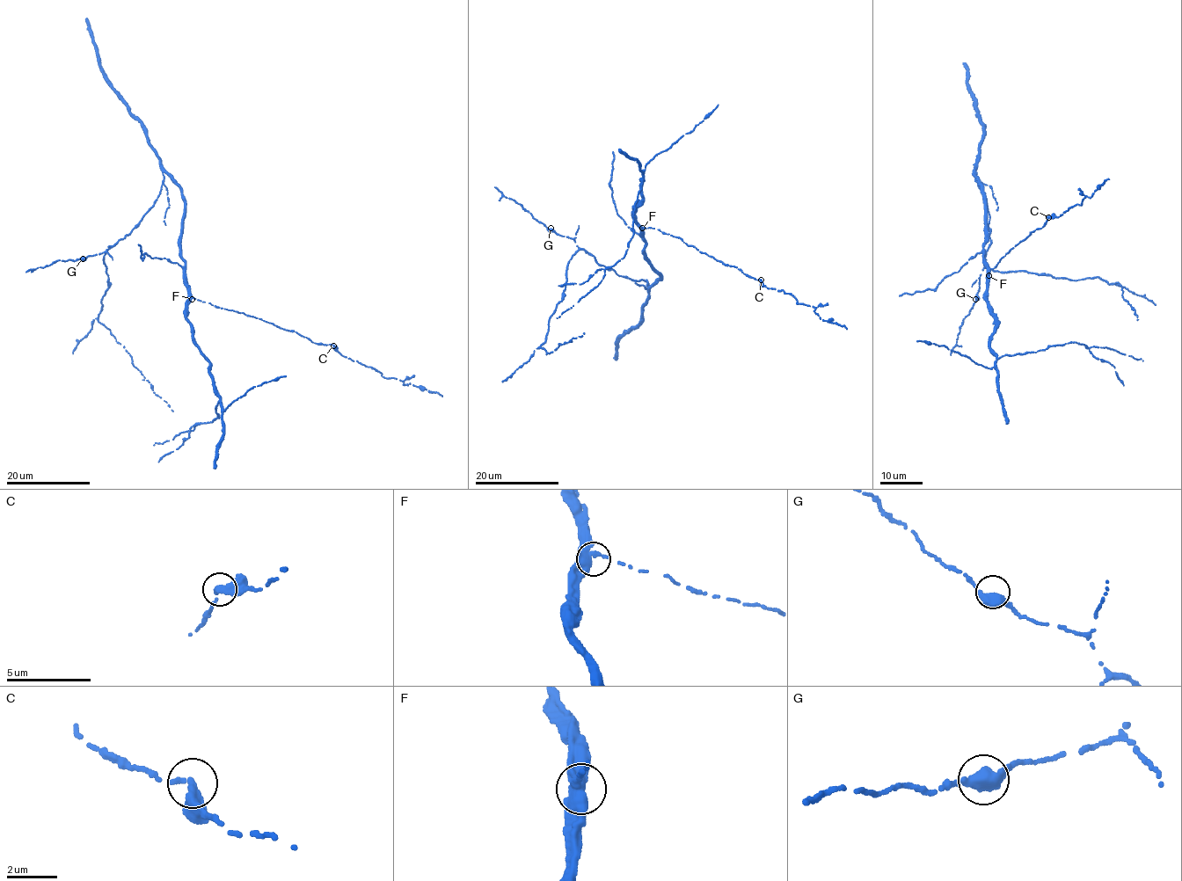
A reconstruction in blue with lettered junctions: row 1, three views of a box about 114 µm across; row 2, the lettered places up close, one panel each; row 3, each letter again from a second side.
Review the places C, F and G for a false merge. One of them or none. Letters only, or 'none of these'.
none of these

